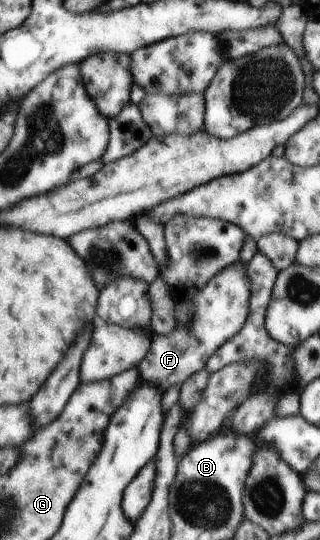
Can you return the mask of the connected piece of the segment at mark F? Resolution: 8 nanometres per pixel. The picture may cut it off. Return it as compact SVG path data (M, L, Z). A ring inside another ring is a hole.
M237 261L223 269L197 294L197 308L189 326L175 324L168 336L151 333L151 348L138 366L142 381L145 384L151 383L151 386L165 394L169 388L185 384L195 373L205 369L218 348L233 338L246 324L252 292L253 285L245 264Z

